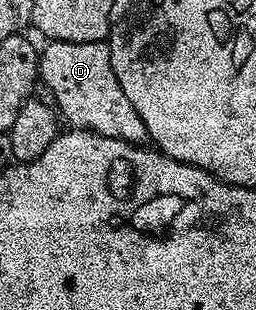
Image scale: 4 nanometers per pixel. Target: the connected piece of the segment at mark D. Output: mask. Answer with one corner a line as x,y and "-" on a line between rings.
48,41
43,45
38,55
38,75
52,90
54,106
69,128
93,131
102,137
124,139
137,145
149,142
142,117
138,117
126,93
122,93
118,77
114,77
107,42

